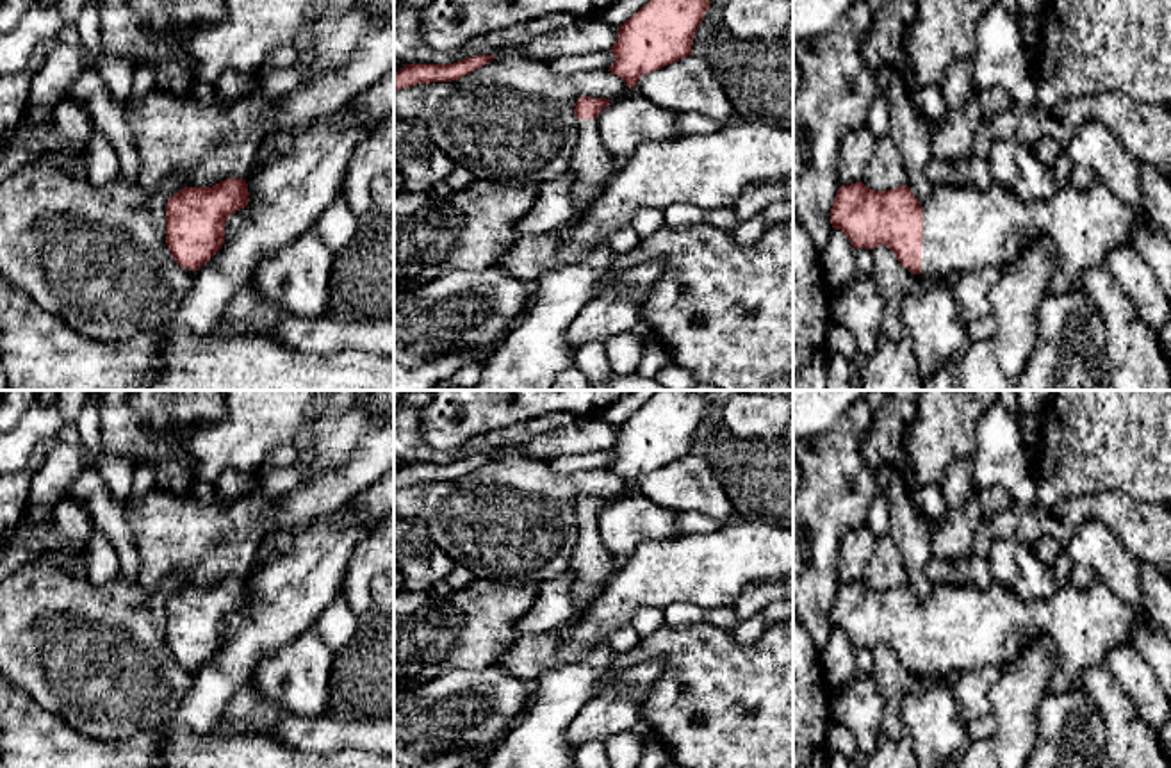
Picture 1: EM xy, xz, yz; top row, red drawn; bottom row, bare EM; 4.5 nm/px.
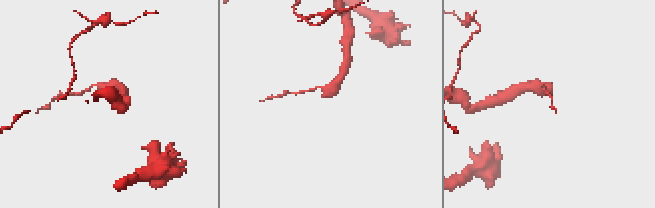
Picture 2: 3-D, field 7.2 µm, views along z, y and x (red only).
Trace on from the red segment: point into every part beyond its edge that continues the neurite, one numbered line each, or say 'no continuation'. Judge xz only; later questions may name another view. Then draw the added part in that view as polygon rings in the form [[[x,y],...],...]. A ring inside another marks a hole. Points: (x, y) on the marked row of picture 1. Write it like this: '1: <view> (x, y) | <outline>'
1: xz (592, 164) | [[[577,119],[577,143],[569,164],[576,176],[572,185],[574,217],[561,226],[569,233],[576,219],[601,196],[617,175],[617,157],[602,144],[597,119]]]

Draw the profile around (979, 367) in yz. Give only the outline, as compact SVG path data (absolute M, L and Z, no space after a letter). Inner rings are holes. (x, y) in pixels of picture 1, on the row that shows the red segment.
M995 339L970 342L959 358L957 390L1014 390L996 360Z

